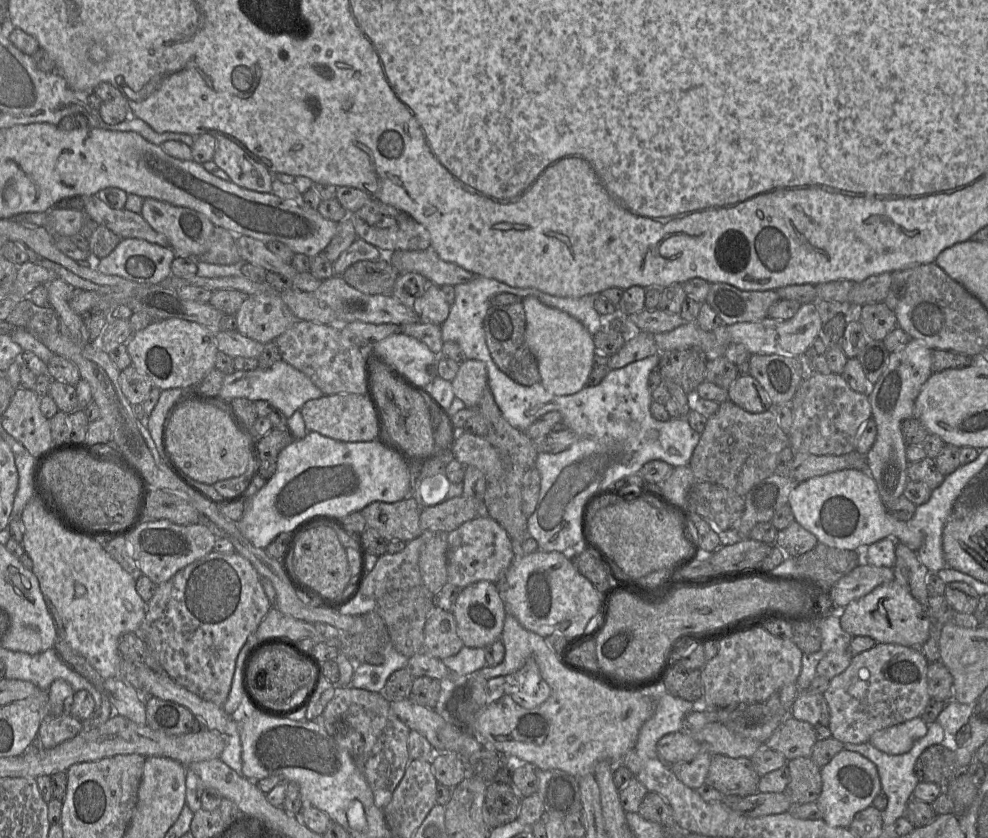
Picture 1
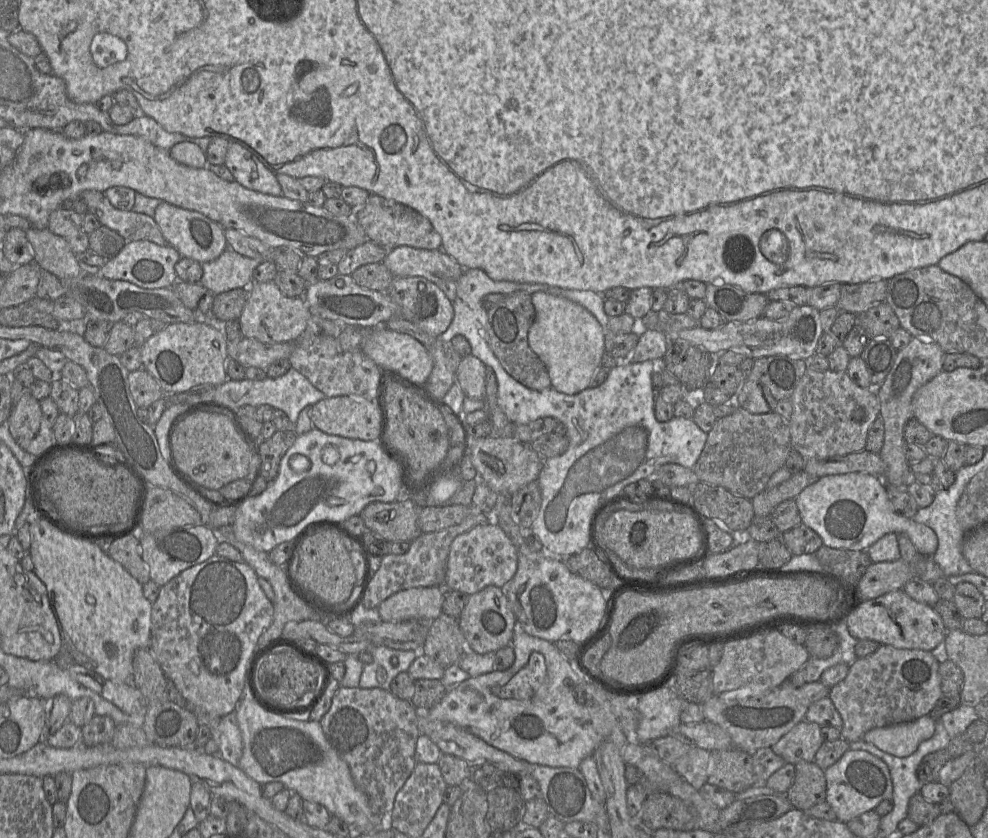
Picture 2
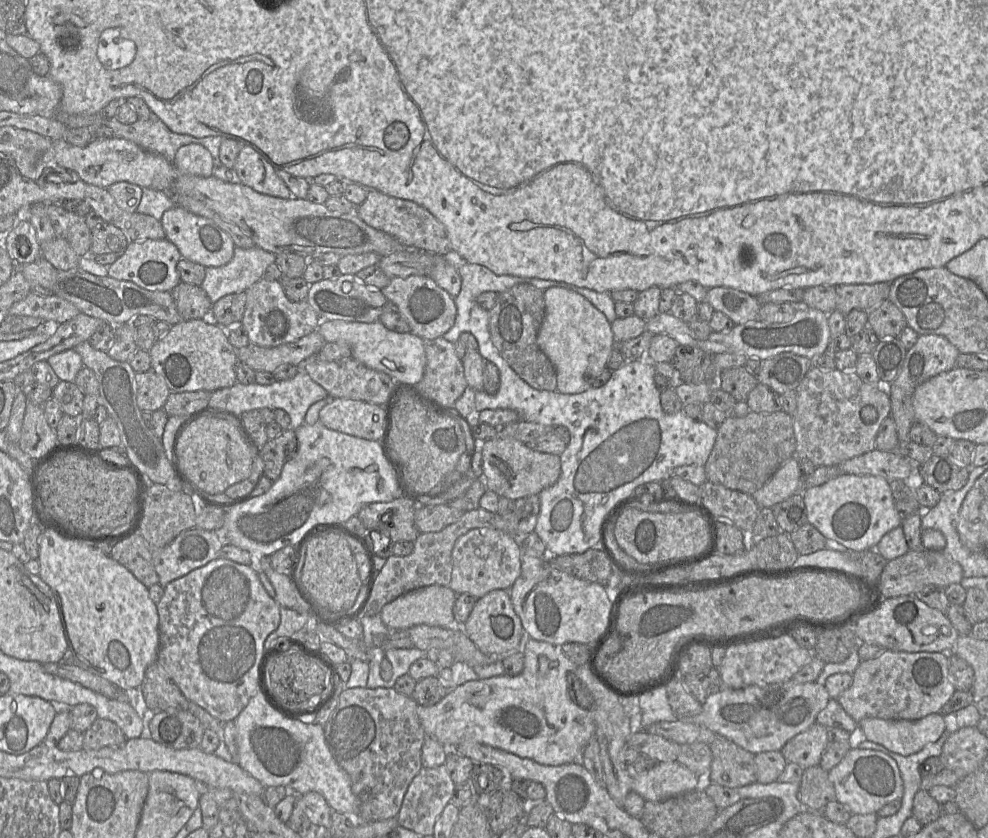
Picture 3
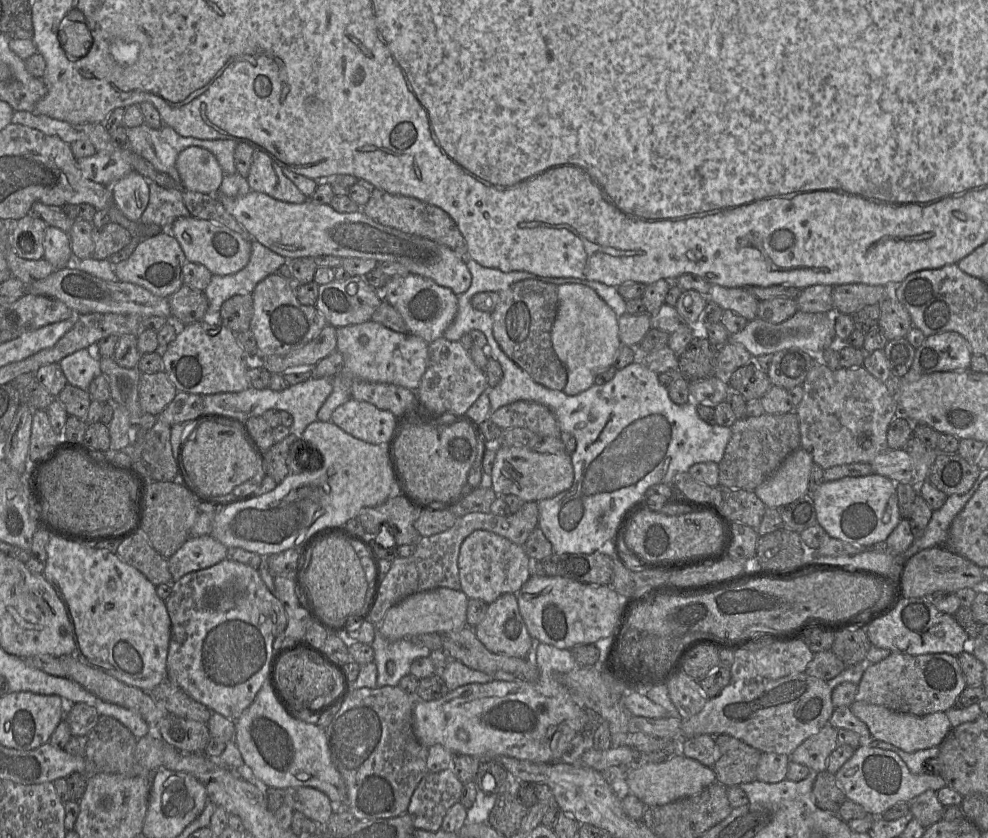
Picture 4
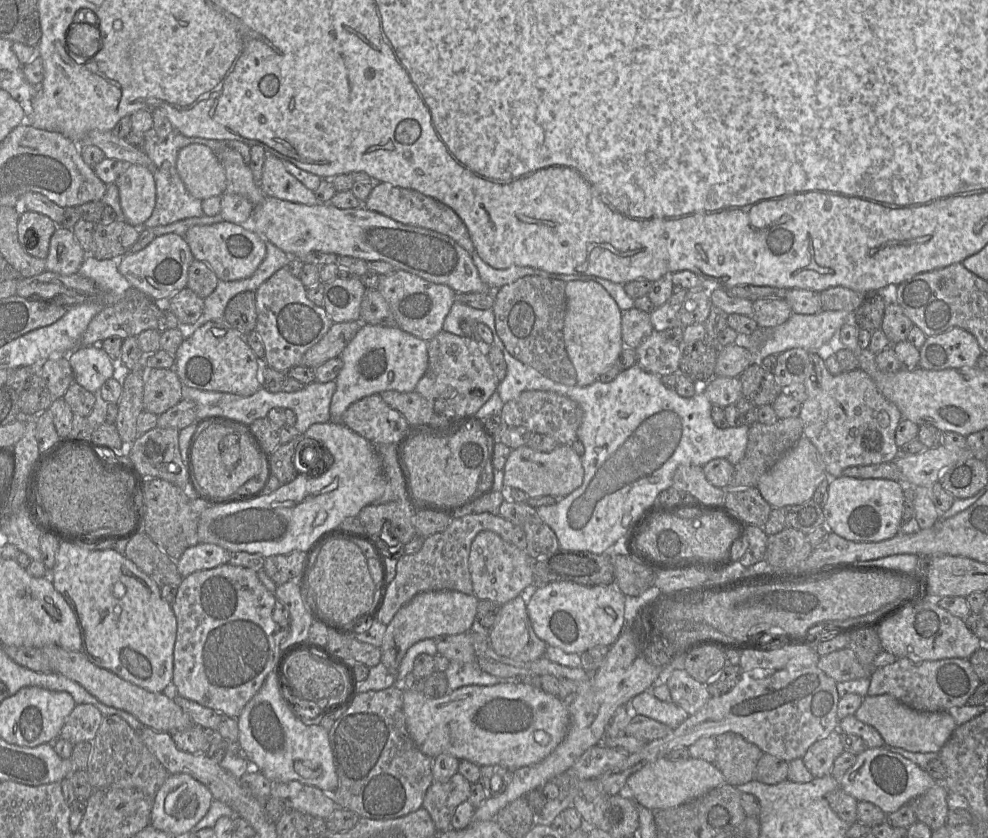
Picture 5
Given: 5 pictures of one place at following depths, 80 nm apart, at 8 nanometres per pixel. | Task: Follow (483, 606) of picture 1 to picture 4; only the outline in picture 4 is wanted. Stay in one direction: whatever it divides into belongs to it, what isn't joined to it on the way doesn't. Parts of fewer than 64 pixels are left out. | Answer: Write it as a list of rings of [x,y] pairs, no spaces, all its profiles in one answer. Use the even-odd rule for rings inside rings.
[[[515,593],[503,594],[490,603],[483,620],[473,628],[480,642],[489,651],[496,654],[526,658],[532,645],[532,637],[530,636],[520,614]]]

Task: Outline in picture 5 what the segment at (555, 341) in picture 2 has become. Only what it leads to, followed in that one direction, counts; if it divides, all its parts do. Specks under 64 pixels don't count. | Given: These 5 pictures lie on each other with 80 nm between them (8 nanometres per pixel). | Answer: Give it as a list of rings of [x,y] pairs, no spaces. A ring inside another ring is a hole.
[[[595,281],[567,282],[565,294],[565,349],[576,370],[576,385],[584,387],[594,383],[603,372],[616,365],[616,360],[624,348],[621,334],[622,311],[607,290]]]

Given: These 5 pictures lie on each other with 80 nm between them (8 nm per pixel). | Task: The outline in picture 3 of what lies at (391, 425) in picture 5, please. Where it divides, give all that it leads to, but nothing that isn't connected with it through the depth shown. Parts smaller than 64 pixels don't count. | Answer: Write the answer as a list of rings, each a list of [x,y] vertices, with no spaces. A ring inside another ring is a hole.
[[[334,398],[319,412],[319,421],[327,428],[381,443],[388,419],[383,406],[347,398]]]

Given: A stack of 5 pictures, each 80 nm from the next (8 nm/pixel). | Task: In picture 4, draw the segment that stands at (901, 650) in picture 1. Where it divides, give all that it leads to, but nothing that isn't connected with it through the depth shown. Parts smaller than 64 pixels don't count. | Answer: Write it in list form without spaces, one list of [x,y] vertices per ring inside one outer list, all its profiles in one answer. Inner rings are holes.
[[[891,653],[884,660],[866,666],[857,685],[855,701],[883,706],[897,713],[924,717],[937,712],[946,713],[955,707],[958,696],[966,687],[965,678],[956,656],[945,653],[919,656]]]

